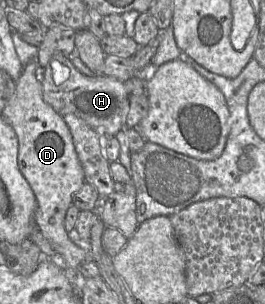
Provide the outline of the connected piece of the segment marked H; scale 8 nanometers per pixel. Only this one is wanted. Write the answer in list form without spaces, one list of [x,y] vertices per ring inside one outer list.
[[[61,54],[54,55],[44,67],[41,81],[44,101],[60,116],[74,114],[102,136],[115,136],[126,129],[129,93],[125,83],[104,75],[85,76]]]

